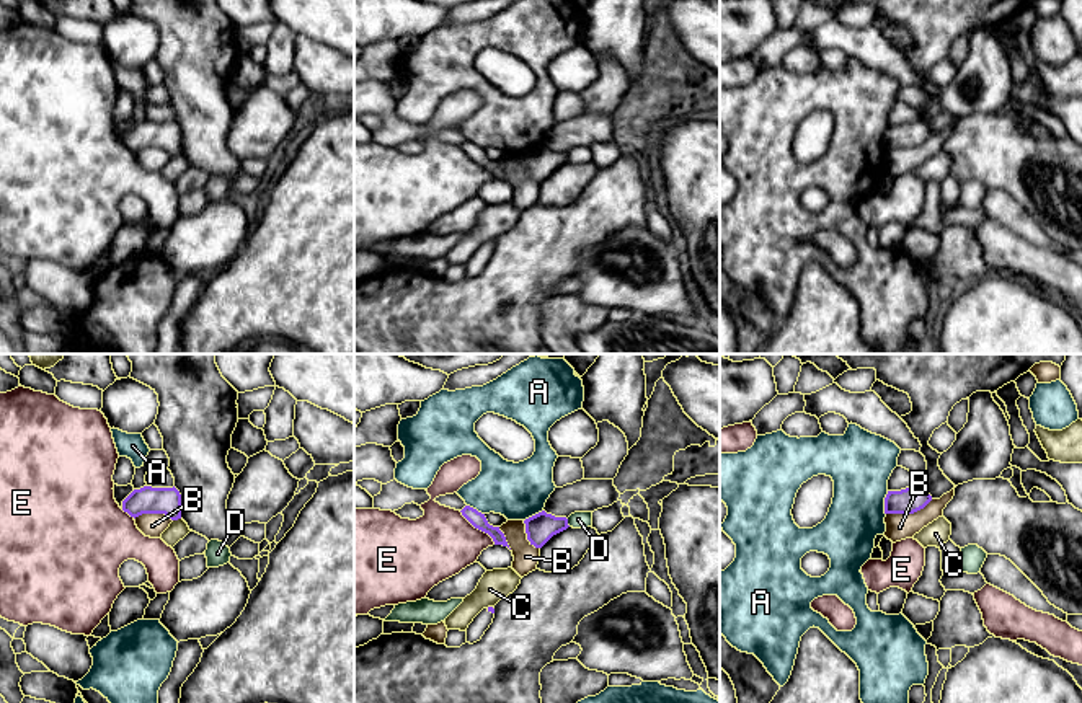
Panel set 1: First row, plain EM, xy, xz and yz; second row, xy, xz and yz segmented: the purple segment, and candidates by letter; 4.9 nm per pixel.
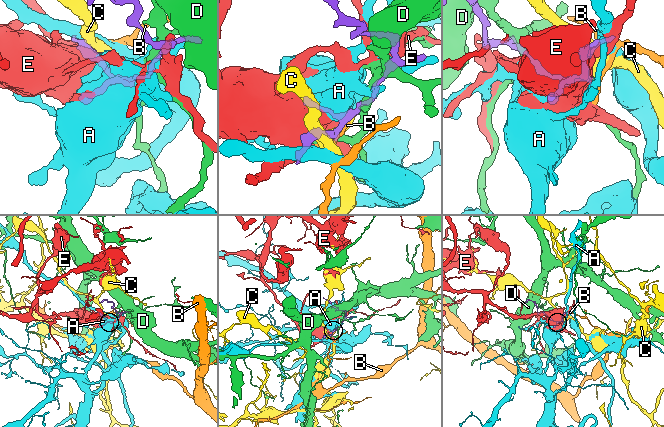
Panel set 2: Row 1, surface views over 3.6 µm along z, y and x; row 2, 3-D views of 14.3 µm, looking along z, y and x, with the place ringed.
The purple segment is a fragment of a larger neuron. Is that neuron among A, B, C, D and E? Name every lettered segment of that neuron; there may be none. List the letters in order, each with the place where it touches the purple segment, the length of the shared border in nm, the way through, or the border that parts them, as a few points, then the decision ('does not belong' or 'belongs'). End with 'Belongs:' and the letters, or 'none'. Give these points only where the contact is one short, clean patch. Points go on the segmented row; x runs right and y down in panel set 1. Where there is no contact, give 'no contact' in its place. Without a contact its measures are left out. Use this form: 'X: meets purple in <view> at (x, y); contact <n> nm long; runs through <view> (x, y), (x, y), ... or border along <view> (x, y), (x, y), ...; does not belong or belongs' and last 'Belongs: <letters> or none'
A: meets purple in yz at (885, 503); contact 120 nm long; does not belong
B: meets purple in yz at (909, 512); contact 240 nm long; does not belong
C: meets purple in xy at (177, 519); contact 40 nm long; does not belong
D: meets purple in xz at (567, 522); contact 40 nm long; does not belong
E: meets purple in xz at (478, 529); contact 240 nm long; does not belong
Belongs: none

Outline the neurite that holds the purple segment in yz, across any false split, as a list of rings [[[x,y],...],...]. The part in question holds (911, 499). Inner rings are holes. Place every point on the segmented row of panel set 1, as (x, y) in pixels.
[[[922,484],[901,491],[888,491],[885,497],[885,514],[914,514],[924,509],[932,496]]]

